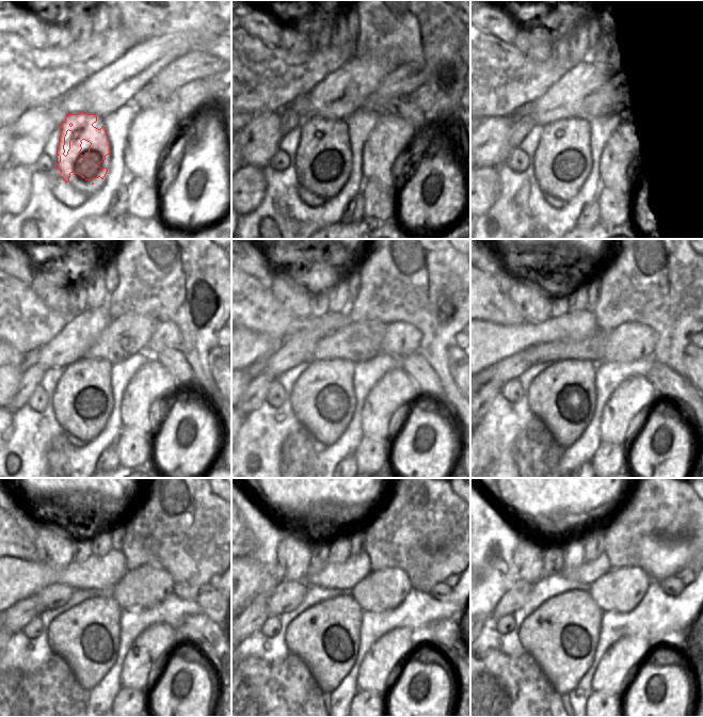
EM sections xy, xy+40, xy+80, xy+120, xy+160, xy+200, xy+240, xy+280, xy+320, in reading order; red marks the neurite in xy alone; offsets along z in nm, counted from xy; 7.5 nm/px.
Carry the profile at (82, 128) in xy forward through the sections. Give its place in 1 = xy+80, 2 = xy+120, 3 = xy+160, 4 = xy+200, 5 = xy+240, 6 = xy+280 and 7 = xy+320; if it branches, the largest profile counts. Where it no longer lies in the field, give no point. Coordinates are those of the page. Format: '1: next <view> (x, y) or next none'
1: next xy+80 (579, 136)
2: next xy+120 (84, 405)
3: next xy+160 (323, 408)
4: next xy+200 (562, 414)
5: next xy+240 (86, 653)
6: next xy+280 (326, 654)
7: next xy+320 (556, 646)

